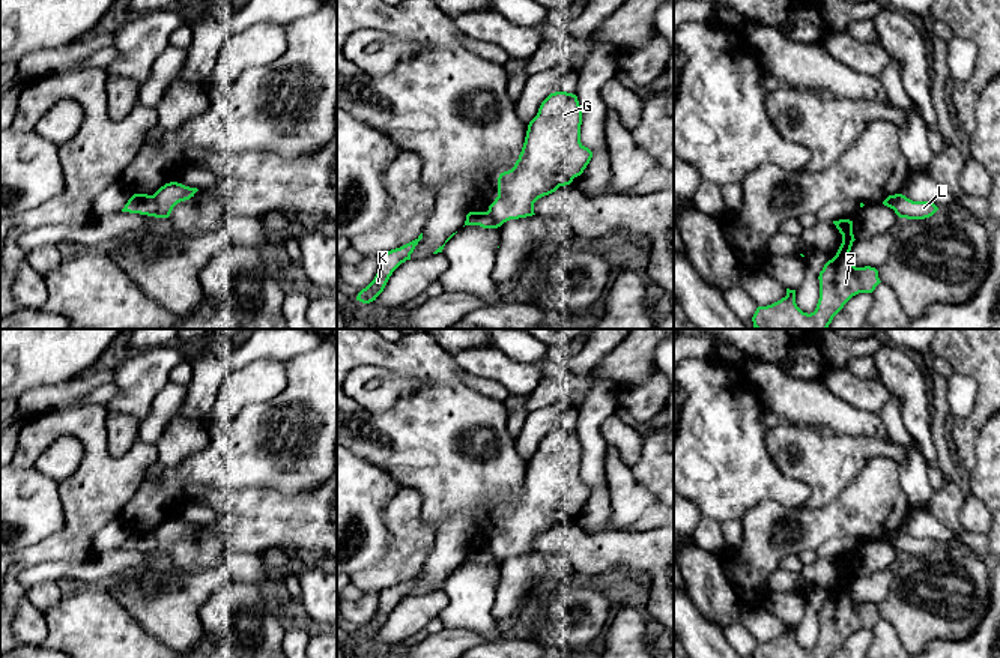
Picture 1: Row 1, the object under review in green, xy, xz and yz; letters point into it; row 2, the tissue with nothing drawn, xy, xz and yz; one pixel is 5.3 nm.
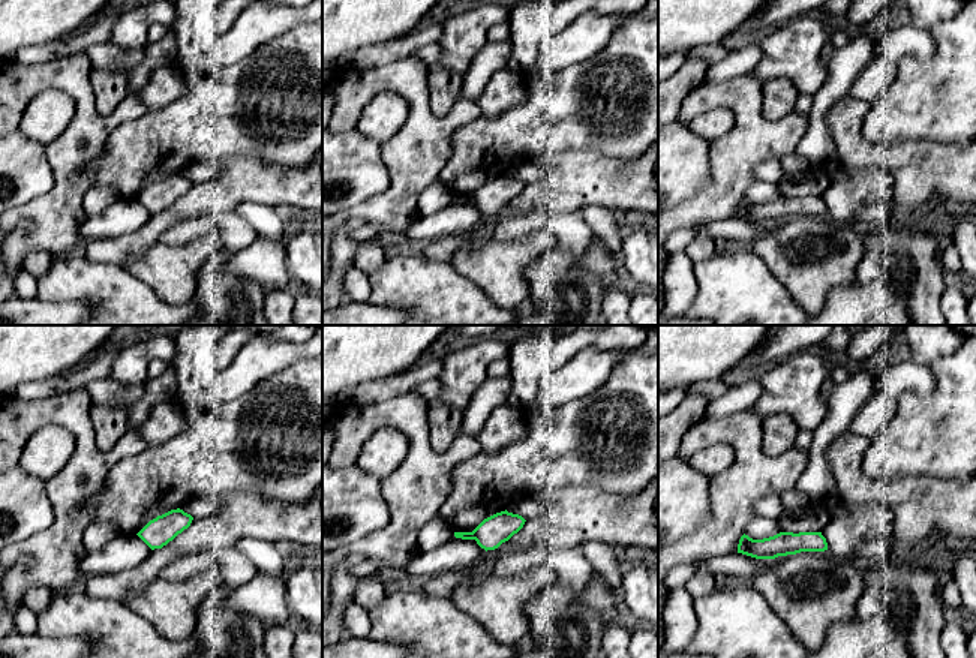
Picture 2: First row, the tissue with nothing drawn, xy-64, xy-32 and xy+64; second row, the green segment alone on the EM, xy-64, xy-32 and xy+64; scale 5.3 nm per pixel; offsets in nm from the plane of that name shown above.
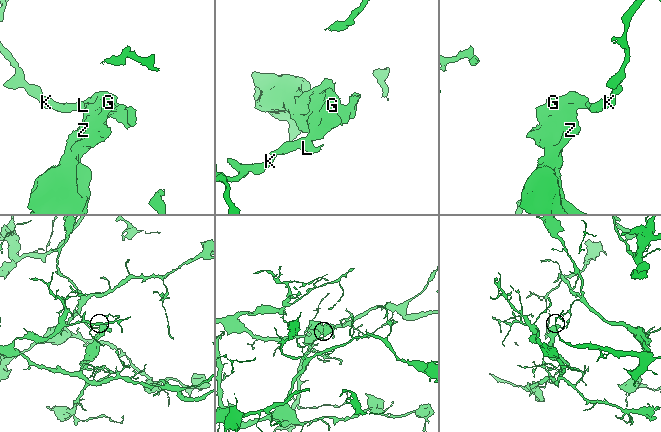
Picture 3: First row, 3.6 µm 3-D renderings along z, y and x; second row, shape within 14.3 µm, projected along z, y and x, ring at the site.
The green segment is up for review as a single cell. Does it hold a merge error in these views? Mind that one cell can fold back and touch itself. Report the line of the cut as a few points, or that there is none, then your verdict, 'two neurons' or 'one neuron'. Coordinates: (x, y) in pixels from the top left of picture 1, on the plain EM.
cut xy (152, 532), (160, 553); two neurons

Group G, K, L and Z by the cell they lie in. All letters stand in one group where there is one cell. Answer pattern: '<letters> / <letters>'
G Z / K L

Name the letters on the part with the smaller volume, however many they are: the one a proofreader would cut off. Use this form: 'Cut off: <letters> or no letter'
Cut off: G, Z

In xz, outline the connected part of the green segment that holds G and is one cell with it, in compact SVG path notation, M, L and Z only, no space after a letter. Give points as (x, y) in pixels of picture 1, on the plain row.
M567 428L550 430L529 458L525 479L514 503L498 514L498 533L489 542L492 556L502 562L510 556L532 553L534 539L580 512L592 488L580 479L582 446L577 433Z

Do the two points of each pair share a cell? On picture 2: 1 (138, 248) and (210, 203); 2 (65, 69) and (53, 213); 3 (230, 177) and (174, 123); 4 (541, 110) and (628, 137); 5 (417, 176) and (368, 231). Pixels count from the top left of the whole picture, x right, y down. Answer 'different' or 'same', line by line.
1: same
2: same
3: different
4: same
5: different

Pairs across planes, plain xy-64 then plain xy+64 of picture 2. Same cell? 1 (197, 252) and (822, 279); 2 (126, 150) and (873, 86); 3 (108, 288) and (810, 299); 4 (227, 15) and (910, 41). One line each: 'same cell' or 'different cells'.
1: same cell
2: different cells
3: different cells
4: different cells

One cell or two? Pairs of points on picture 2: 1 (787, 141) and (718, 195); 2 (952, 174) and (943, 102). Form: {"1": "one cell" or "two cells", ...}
{"1": "one cell", "2": "two cells"}

